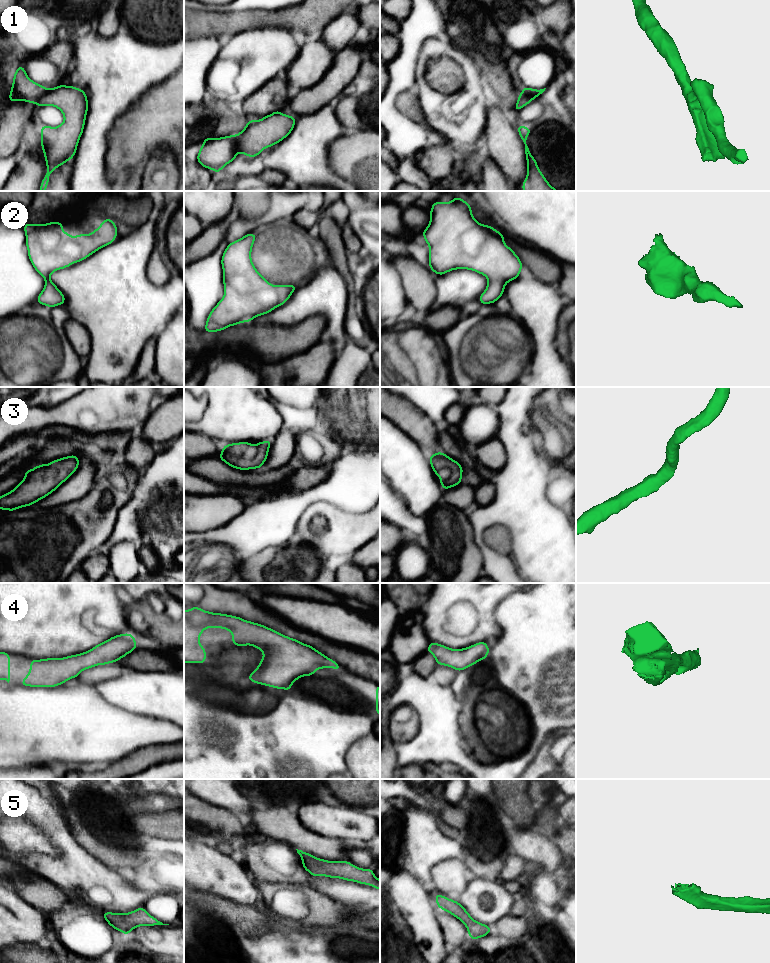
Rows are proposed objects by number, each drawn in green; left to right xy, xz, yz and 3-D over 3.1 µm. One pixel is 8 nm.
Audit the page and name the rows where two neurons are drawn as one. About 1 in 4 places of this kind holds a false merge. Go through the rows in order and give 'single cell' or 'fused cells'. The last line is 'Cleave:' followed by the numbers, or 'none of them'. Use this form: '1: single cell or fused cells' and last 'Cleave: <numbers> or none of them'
1: fused cells
2: single cell
3: single cell
4: single cell
5: single cell
Cleave: 1

